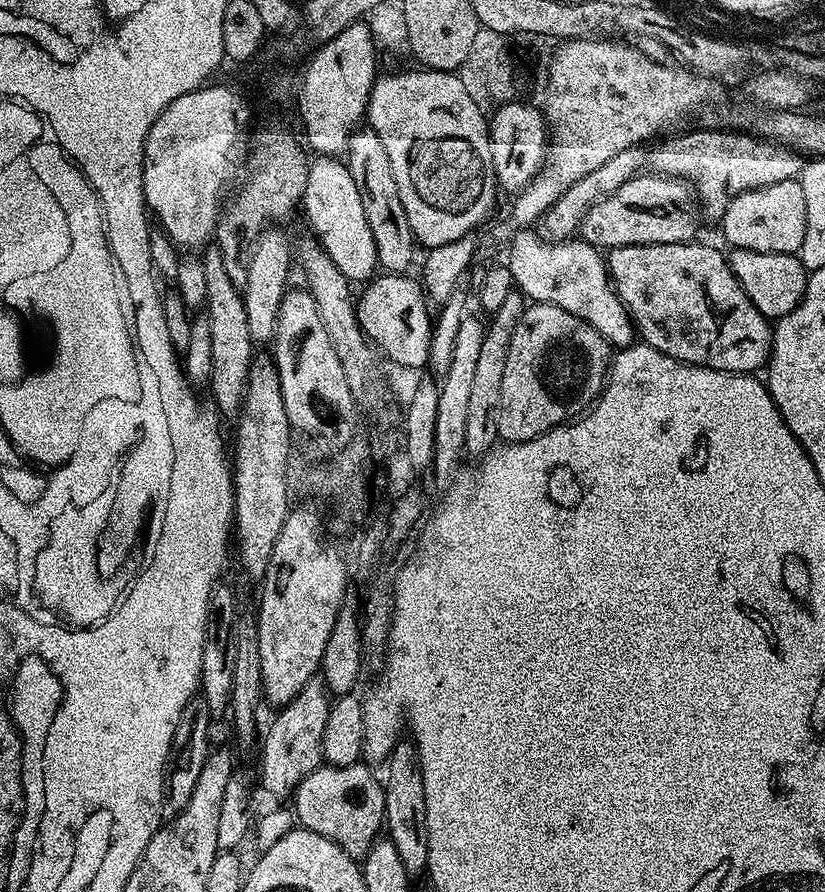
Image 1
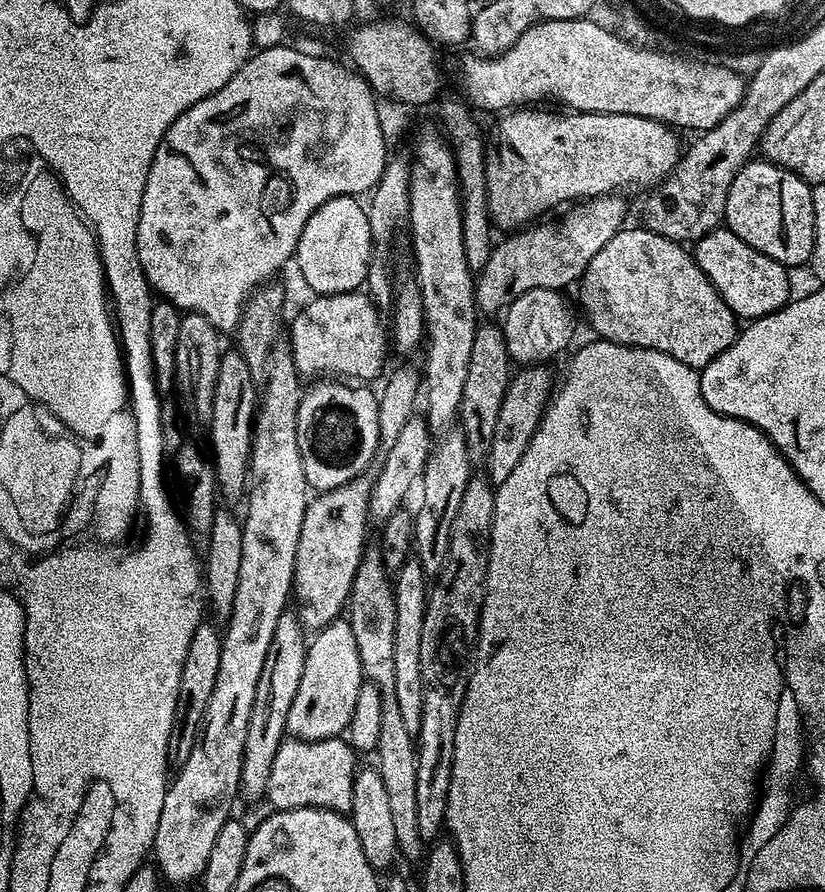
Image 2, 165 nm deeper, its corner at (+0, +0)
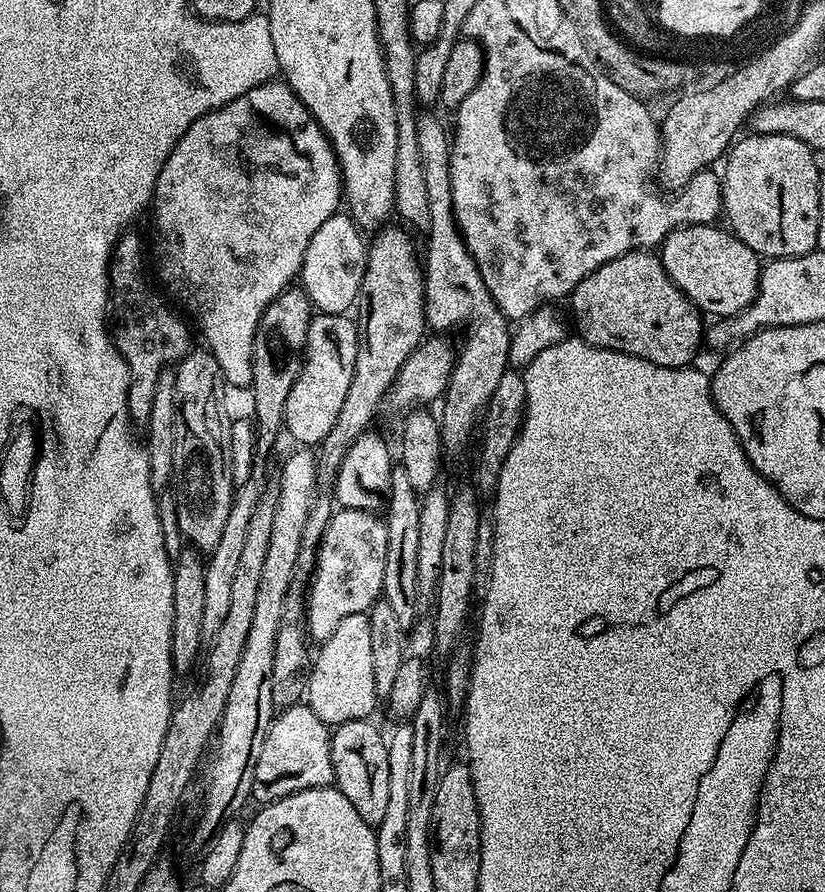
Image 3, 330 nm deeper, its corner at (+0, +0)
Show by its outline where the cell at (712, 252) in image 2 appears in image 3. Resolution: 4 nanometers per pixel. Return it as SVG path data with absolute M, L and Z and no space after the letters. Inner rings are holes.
M686 224L675 228L659 245L666 274L701 313L712 318L737 316L754 302L760 286L761 257L746 242L716 224Z

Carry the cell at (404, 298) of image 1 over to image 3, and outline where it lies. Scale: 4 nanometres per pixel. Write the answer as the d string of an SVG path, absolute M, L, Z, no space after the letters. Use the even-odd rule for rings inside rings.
M316 314L313 315L310 326L308 327L308 344L304 347L304 366L301 368L298 378L294 382L294 386L290 390L290 394L286 400L286 406L284 407L284 426L283 431L289 432L294 439L297 440L297 445L300 446L316 446L320 441L326 438L326 434L330 434L330 430L334 426L334 422L338 418L338 414L342 410L342 402L346 402L346 392L350 390L350 382L354 378L354 366L356 365L356 359L358 358L358 350L360 349L360 337L358 335L358 328L348 321L349 317L344 314Z

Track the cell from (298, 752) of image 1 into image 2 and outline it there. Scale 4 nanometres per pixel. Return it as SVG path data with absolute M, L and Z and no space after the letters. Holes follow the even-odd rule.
M334 619L313 636L316 637L308 640L308 653L302 666L302 682L298 682L298 694L294 694L290 714L286 714L286 733L293 740L334 740L343 737L349 731L359 688L363 686L366 677L362 670L362 658L358 656L358 642L354 640L354 630L347 619Z

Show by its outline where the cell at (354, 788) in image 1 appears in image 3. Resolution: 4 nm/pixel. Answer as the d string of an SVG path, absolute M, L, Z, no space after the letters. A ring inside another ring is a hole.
M307 702L291 704L289 708L283 709L268 727L268 733L262 742L262 754L258 754L258 766L254 766L252 796L260 799L260 802L271 802L307 788L327 788L333 781L332 732L329 725L324 724L322 718L314 714L314 710L310 710Z

